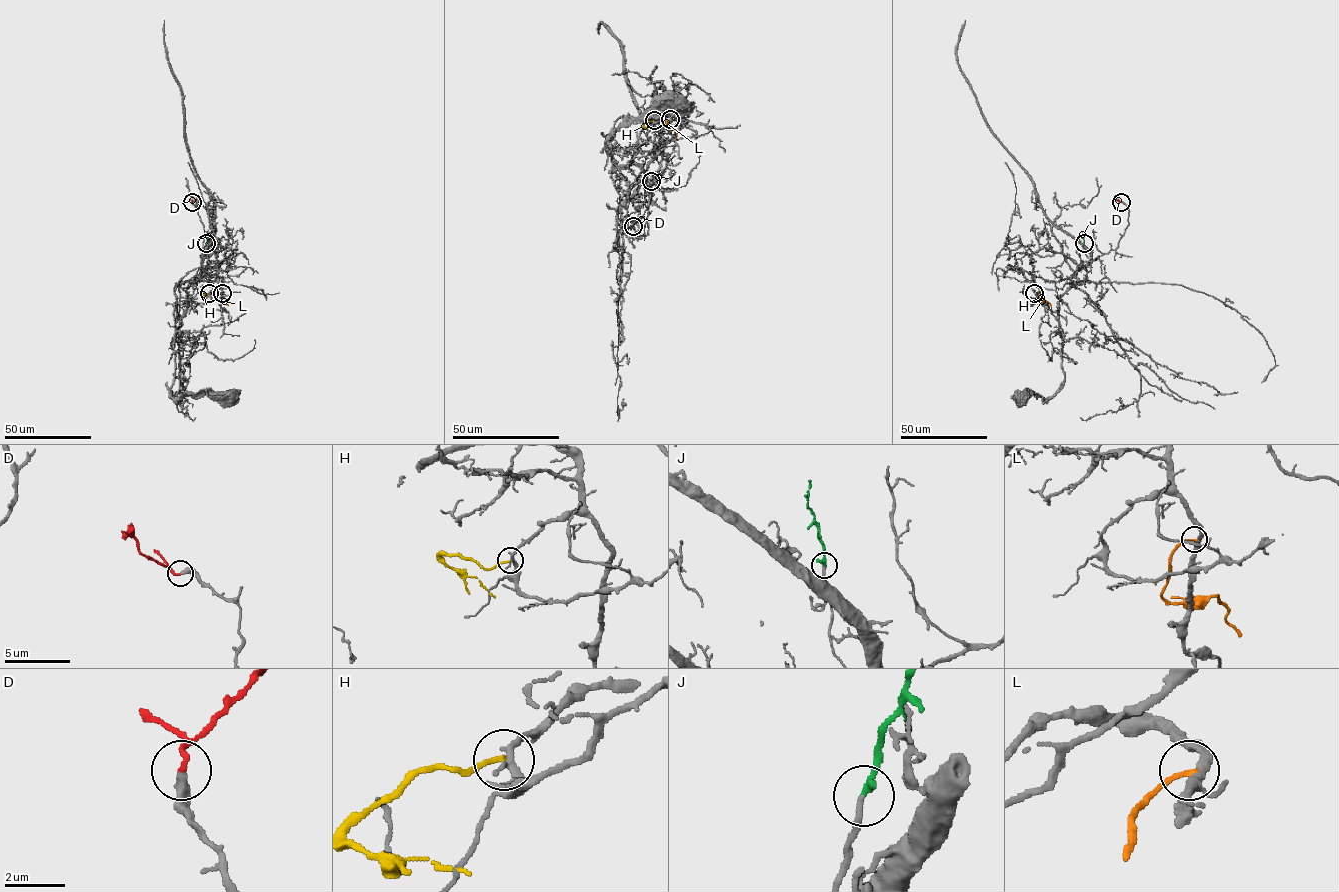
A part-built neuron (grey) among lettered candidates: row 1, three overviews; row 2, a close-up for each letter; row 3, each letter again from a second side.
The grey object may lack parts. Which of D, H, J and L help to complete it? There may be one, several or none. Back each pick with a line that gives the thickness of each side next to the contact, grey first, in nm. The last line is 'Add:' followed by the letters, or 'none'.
D: 360 nm thick on the grey side, 180 nm on the other
J: 200 nm thick on the grey side, 280 nm on the other
Add: D, J

